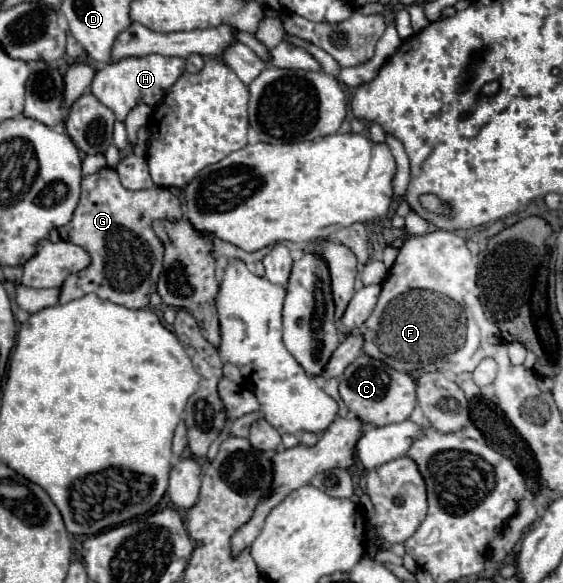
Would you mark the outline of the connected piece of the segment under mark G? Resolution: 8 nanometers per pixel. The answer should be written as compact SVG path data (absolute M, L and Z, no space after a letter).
M110 167L100 169L94 175L82 179L80 203L68 225L58 233L64 241L80 245L90 253L90 265L78 273L66 277L60 289L60 303L80 299L88 293L96 293L100 299L112 301L128 309L144 309L150 305L150 293L156 287L162 271L164 245L156 237L152 223L156 219L180 219L184 215L176 195L164 187L130 191L124 189L118 173Z

